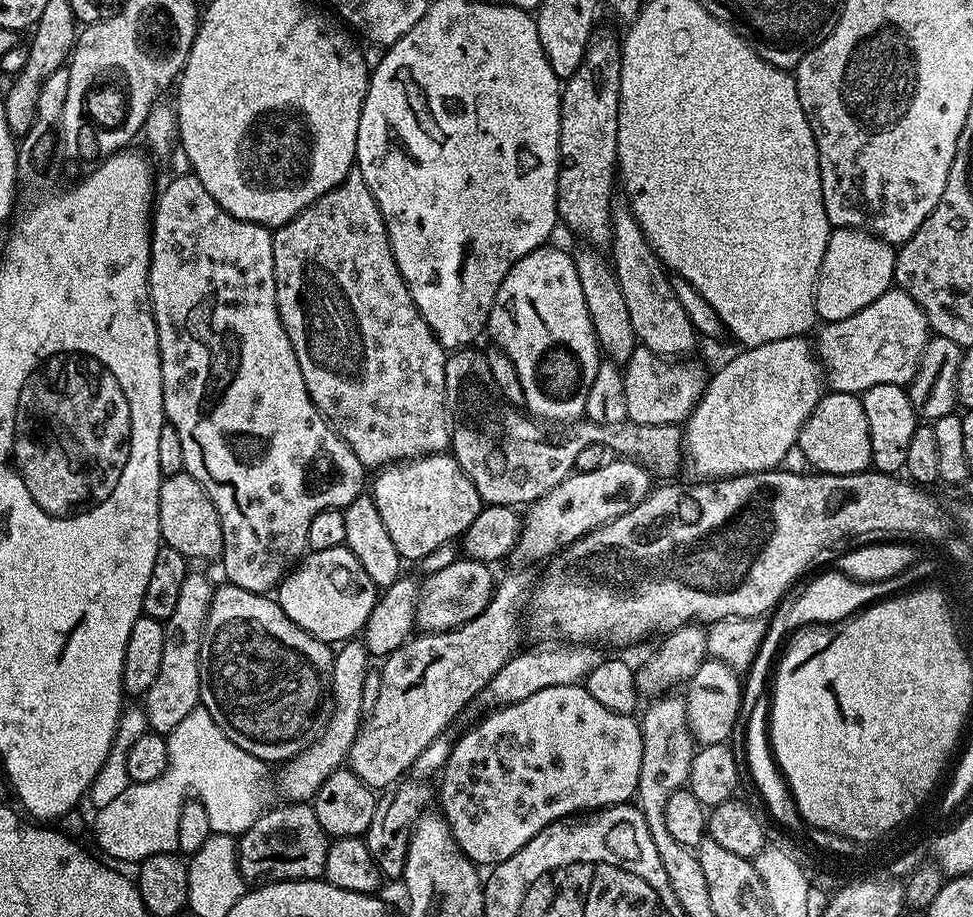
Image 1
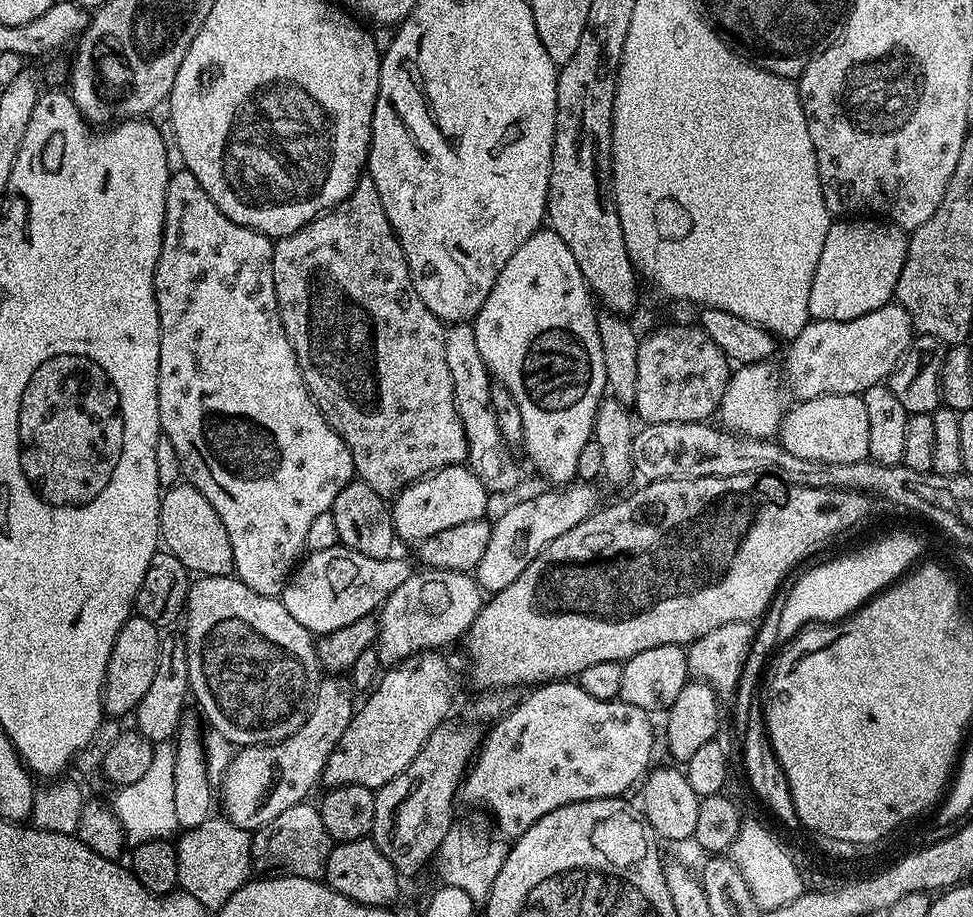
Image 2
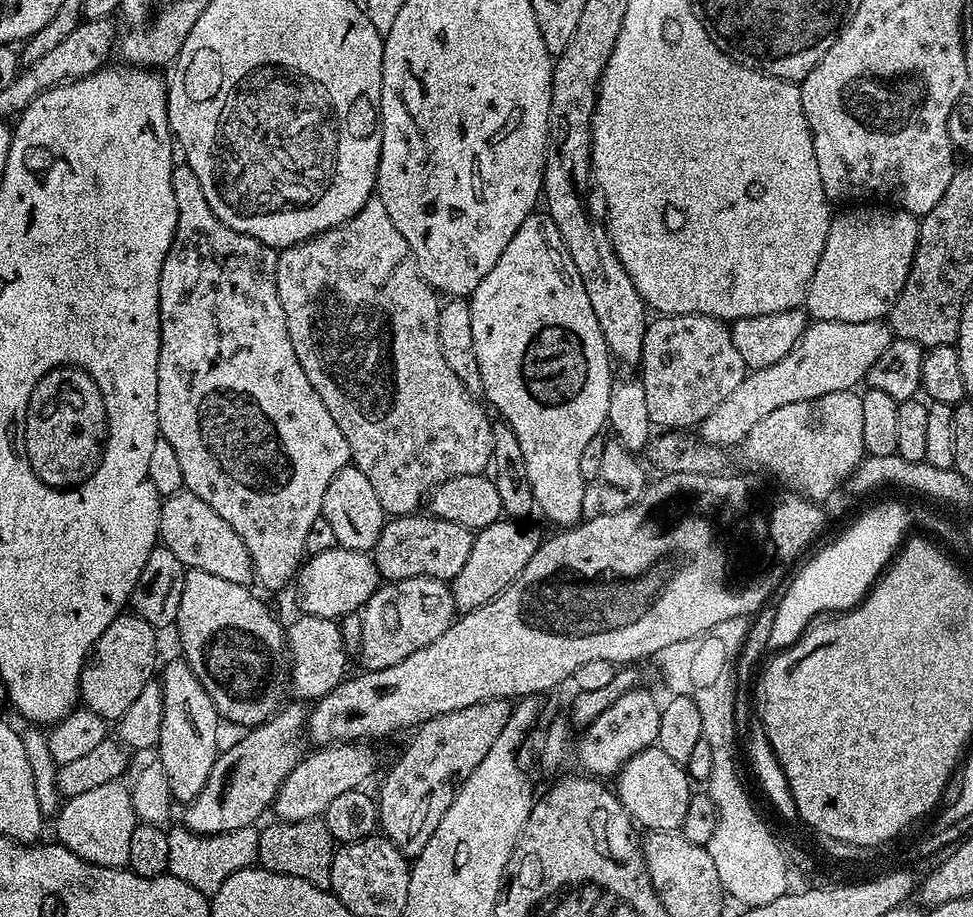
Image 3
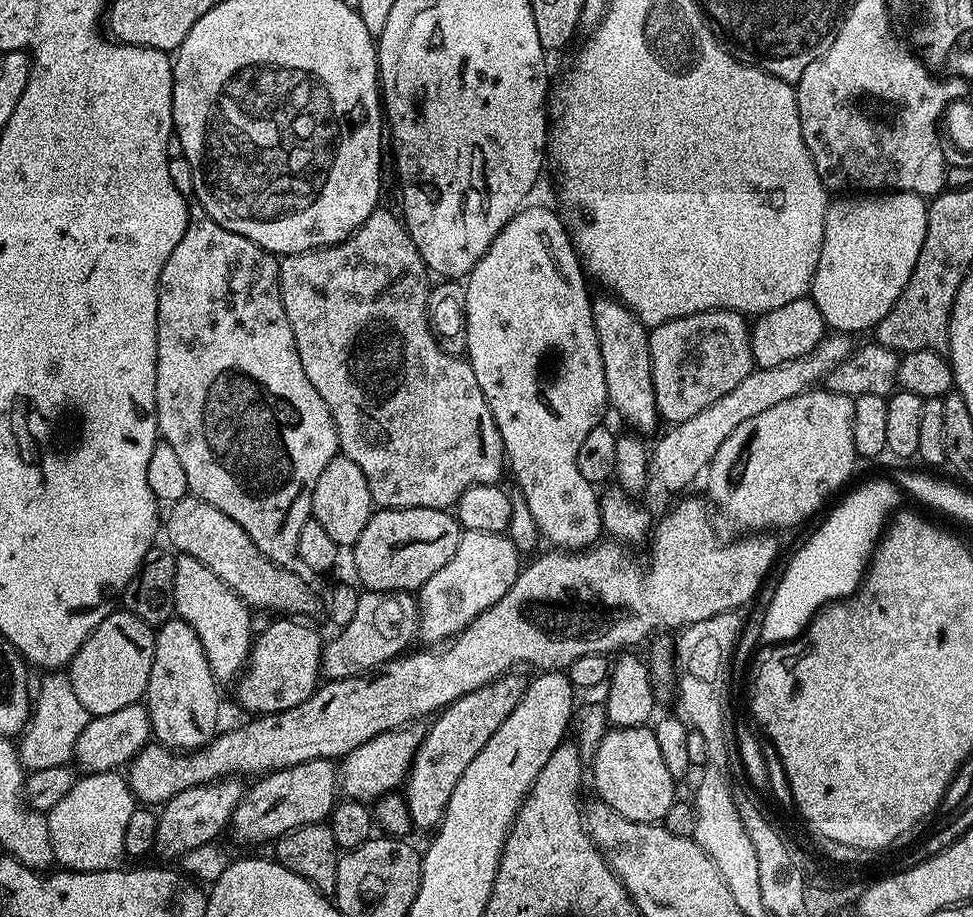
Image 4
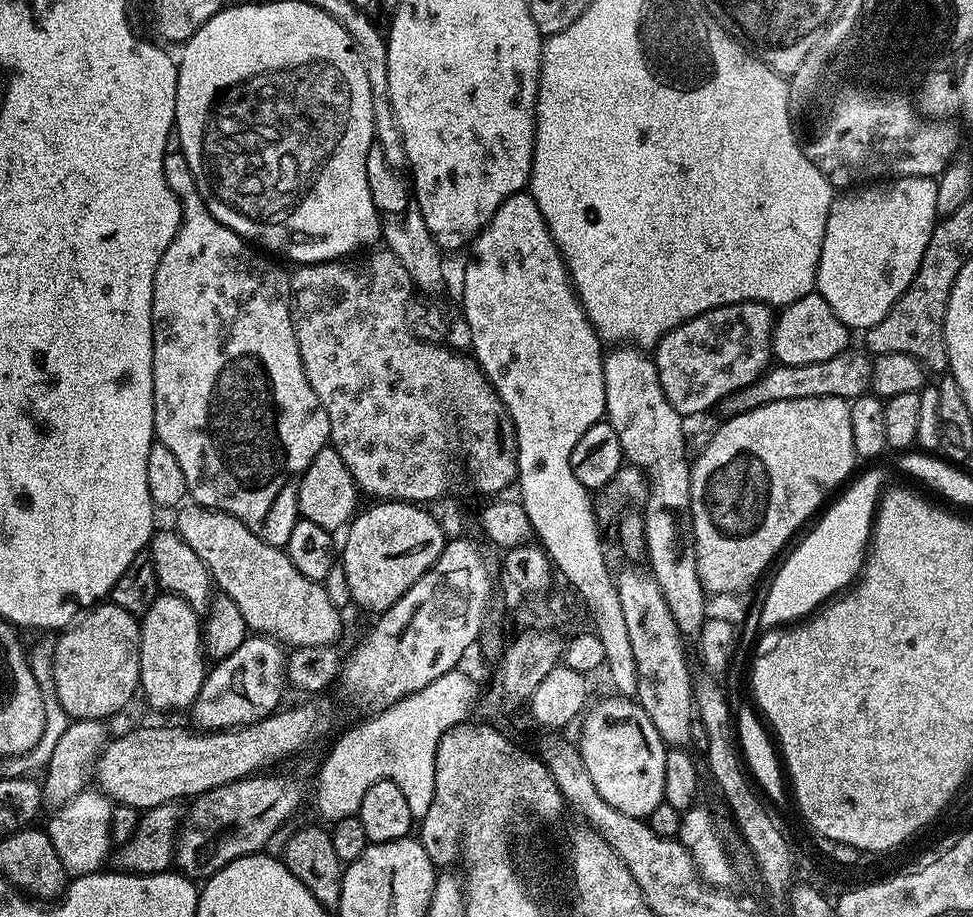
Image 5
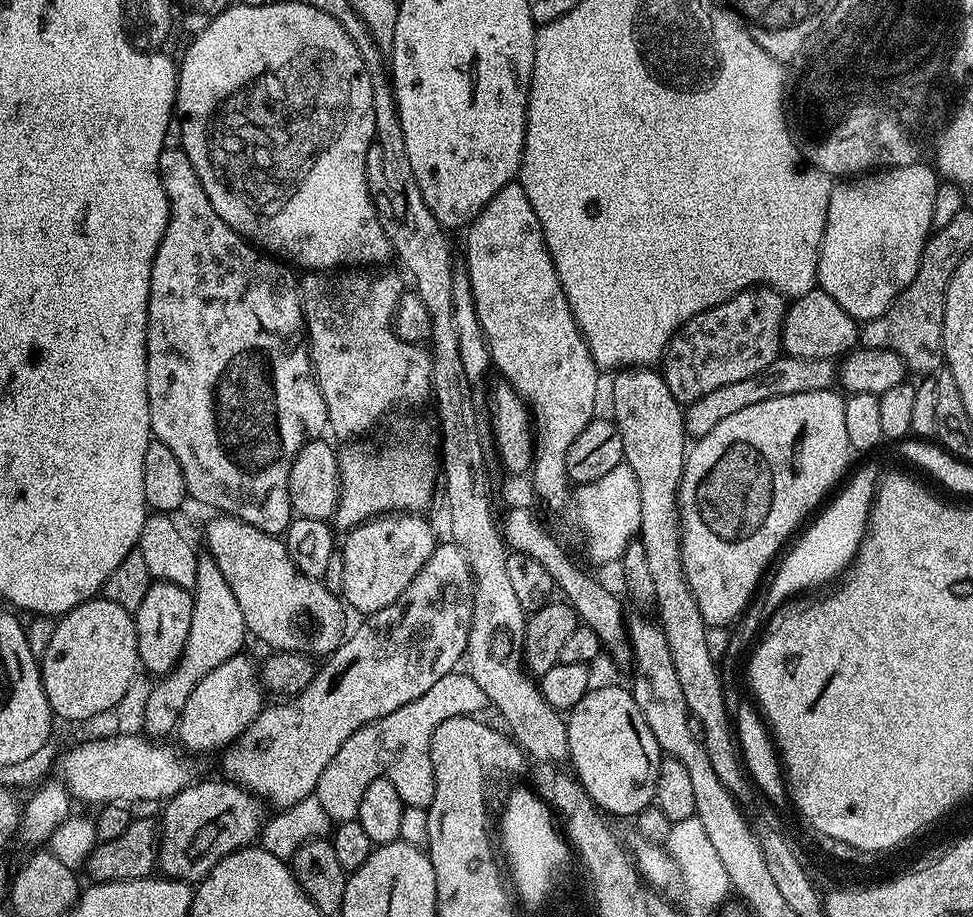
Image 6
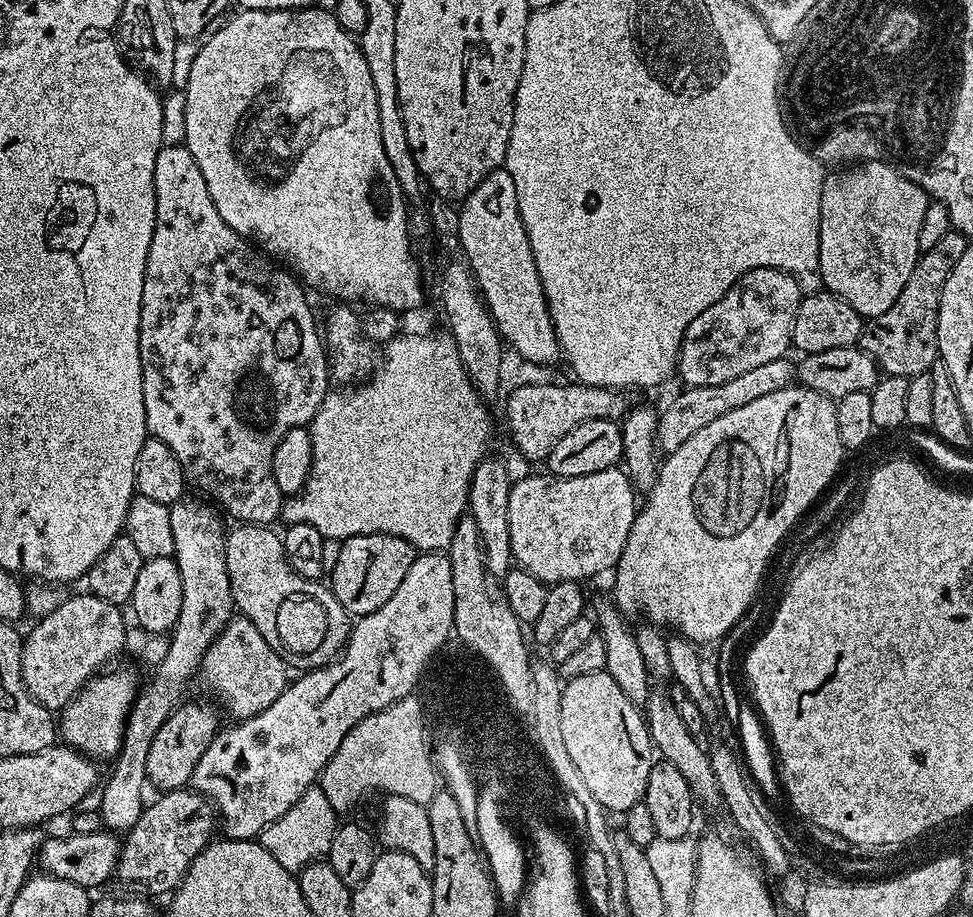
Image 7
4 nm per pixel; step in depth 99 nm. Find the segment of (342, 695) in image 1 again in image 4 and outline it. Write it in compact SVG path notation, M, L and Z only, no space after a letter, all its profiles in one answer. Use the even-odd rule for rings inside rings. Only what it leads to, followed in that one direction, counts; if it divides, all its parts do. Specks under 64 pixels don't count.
M225 778L215 781L211 784L199 784L198 786L190 786L190 790L182 790L176 792L168 800L165 800L158 812L156 821L156 839L154 841L155 855L175 856L181 858L188 851L197 850L199 847L213 843L217 839L215 837L220 831L229 827L234 810L238 806L241 796L244 795L245 785L239 784L239 779Z

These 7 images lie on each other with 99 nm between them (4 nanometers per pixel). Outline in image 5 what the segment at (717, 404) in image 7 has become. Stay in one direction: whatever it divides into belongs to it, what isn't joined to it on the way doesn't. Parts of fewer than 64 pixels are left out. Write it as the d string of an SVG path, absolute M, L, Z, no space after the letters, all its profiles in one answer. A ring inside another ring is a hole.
M849 350L842 354L834 354L834 358L826 358L826 362L810 362L806 366L790 366L777 363L769 367L750 386L746 386L734 397L736 412L749 412L758 406L766 406L770 402L782 402L794 398L842 398L853 401L863 396L872 387L872 360L864 350Z

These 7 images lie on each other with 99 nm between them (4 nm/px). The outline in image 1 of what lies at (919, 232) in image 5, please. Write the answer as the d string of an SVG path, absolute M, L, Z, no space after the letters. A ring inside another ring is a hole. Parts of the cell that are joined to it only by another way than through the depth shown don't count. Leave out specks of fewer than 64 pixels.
M833 227L828 233L826 254L822 258L820 277L816 283L816 314L821 321L833 324L858 314L874 302L896 279L897 249L884 240L879 240L862 228Z

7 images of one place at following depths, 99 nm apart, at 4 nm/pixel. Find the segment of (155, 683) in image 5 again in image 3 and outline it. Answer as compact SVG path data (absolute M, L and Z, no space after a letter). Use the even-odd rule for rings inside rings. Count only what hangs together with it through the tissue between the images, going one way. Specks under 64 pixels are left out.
M183 659L170 661L162 672L163 668L158 676L164 707L158 763L168 779L171 799L177 805L187 806L202 794L202 786L206 786L206 778L210 778L210 770L218 755L216 735L220 732L222 717L214 702L210 702L210 694L206 694L202 682L198 682L194 670L190 670Z

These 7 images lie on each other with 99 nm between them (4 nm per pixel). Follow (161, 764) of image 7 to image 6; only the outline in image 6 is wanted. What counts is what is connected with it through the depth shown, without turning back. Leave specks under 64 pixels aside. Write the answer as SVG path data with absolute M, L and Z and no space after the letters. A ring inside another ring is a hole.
M237 654L228 661L214 666L194 686L193 692L186 698L175 731L180 734L178 744L189 753L208 752L211 748L223 749L239 740L247 728L254 723L266 707L265 689L262 687L258 668L244 657Z

